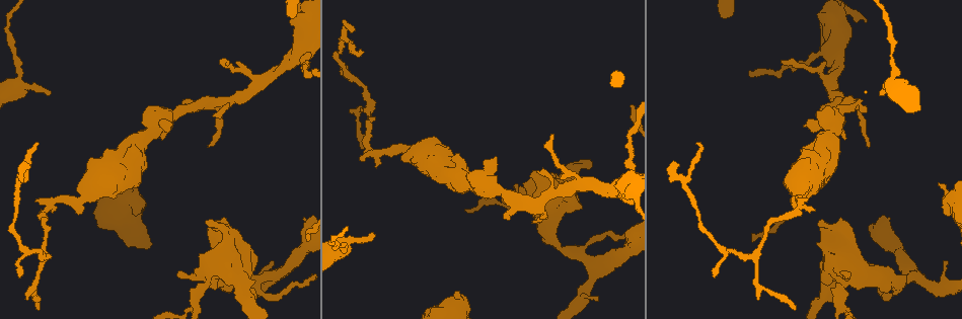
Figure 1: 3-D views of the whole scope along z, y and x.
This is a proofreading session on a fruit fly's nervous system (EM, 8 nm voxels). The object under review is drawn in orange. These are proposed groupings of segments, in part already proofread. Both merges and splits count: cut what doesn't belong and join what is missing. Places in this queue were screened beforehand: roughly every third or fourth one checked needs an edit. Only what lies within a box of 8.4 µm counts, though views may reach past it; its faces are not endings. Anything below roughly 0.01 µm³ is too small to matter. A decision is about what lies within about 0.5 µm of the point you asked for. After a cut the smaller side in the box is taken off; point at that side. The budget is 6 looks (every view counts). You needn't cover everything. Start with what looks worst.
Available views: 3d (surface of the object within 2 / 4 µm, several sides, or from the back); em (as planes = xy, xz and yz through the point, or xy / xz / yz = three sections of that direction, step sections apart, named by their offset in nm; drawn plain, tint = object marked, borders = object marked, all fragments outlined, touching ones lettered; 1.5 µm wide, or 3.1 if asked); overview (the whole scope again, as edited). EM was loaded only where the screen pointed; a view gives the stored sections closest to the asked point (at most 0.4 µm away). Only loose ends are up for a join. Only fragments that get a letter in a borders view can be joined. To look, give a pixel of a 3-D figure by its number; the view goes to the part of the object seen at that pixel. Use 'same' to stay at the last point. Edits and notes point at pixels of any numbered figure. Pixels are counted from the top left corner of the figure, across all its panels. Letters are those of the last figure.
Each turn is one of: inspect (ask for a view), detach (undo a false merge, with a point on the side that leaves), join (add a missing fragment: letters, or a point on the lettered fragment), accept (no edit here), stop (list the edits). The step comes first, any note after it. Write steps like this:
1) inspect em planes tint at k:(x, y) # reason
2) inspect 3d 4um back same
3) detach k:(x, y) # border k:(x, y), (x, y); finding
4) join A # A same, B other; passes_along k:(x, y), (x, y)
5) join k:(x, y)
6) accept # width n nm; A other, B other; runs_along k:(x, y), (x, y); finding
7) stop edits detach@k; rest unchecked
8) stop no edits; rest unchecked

inspect em planes borders at 1:(840, 273) # branch stops here

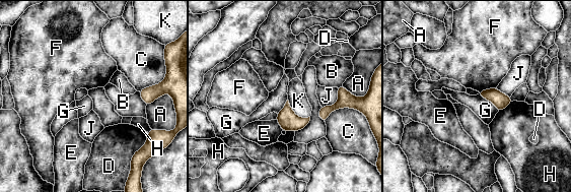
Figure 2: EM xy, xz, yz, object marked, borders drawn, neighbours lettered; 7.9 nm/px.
accept # longest_contact C 260 nm; A other, B other, C other, D other, E other, F other, G other, H other, J other, K other; no lettered fragment goes on from it

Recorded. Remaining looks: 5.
inspect em xz step 4 borders at 1:(895, 284) # a fork

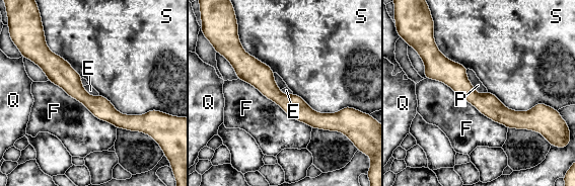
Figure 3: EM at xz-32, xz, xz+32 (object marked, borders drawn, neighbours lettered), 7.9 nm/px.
accept # E other, F other, P other, Q other, S other; runs_along 3:(427, 65), (505, 116), (538, 106); all the same neuron

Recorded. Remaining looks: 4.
inspect 3d 2um back at 1:(366, 107) # three arms meet

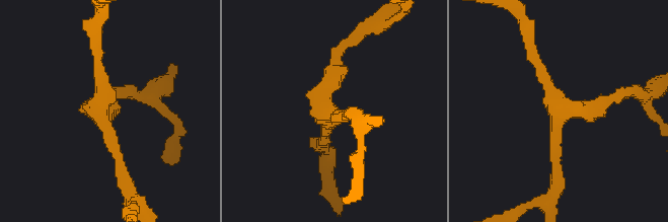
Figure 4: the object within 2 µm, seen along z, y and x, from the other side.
inspect em planes borders at 4:(563, 109) # arms 3; need the tissue

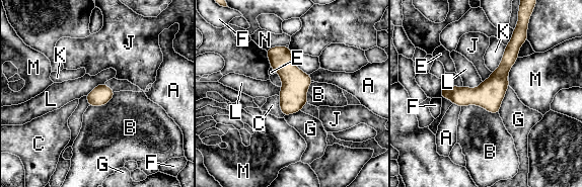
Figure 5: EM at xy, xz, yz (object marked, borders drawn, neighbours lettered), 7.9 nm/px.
accept # width 160 nm; A other, B other, C other, E other, F other, G other, J other, K other, L other, M other, N other; continuous, no second neuron

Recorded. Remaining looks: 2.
stop no edits; rest unchecked

